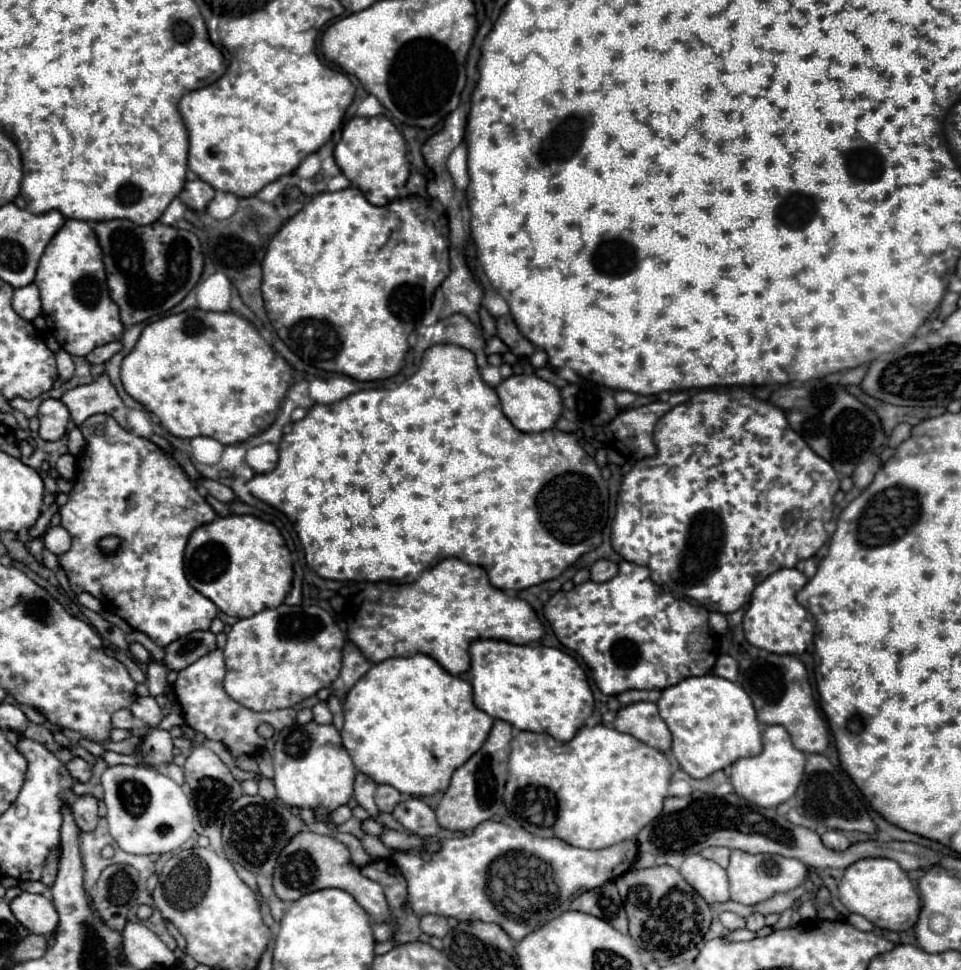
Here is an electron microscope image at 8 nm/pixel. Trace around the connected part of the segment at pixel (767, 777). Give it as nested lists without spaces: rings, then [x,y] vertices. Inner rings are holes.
[[[769,725],[763,731],[763,753],[751,759],[739,759],[731,765],[729,779],[739,797],[753,801],[753,805],[761,807],[777,807],[791,799],[801,783],[801,773],[805,767],[805,753],[793,747],[789,733],[783,725]]]

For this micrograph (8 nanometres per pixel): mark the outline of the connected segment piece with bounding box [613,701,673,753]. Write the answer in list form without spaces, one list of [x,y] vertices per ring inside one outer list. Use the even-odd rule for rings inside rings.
[[[641,701],[641,703],[633,703],[623,707],[617,717],[613,727],[621,733],[629,733],[635,739],[667,753],[671,749],[671,731],[667,729],[665,721],[659,717],[657,705],[649,703],[649,701]]]

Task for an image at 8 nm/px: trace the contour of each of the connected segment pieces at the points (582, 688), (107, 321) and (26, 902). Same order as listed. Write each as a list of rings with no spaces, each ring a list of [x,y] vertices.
[[[477,639],[469,653],[473,701],[491,717],[503,719],[517,729],[549,733],[557,741],[571,741],[593,713],[595,701],[587,675],[569,653],[543,645],[513,645],[497,639]]]
[[[67,219],[55,233],[39,261],[35,285],[41,291],[43,317],[47,319],[57,343],[69,355],[87,355],[95,347],[119,341],[123,337],[119,307],[107,291],[103,251],[87,221]]]
[[[23,891],[9,905],[13,909],[13,915],[31,933],[53,933],[57,929],[57,909],[47,895],[33,895]]]

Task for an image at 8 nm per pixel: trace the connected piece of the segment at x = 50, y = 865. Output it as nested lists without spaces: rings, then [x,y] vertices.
[[[55,849],[51,855],[49,855],[49,861],[47,861],[47,865],[45,865],[45,871],[43,871],[43,883],[45,885],[53,885],[53,881],[55,881],[55,875],[57,875],[57,861],[59,861],[59,855],[61,855],[61,851],[59,849]]]

